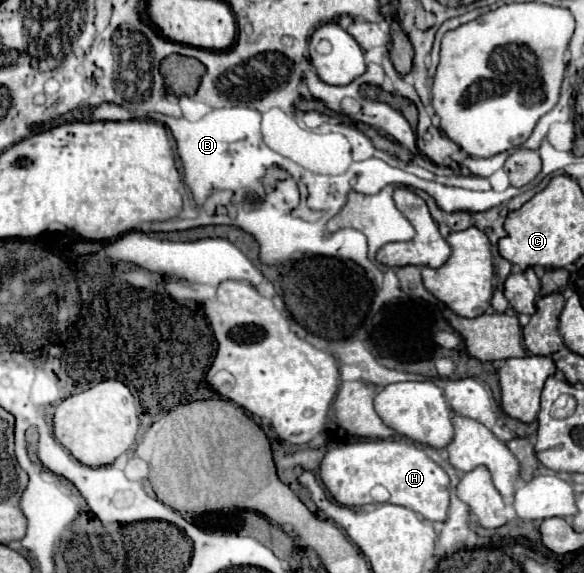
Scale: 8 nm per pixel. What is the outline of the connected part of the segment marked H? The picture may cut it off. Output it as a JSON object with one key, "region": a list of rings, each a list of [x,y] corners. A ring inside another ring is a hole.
{"region":[[[367,440],[367,442],[353,442],[335,445],[327,450],[321,470],[319,470],[321,482],[329,490],[329,494],[335,498],[337,504],[341,506],[365,506],[365,504],[377,504],[373,498],[373,492],[377,486],[383,486],[389,494],[389,504],[405,506],[417,514],[421,514],[425,520],[431,522],[443,522],[447,518],[447,508],[449,508],[449,476],[447,472],[435,464],[421,448],[417,448],[411,442],[403,440]]]}

